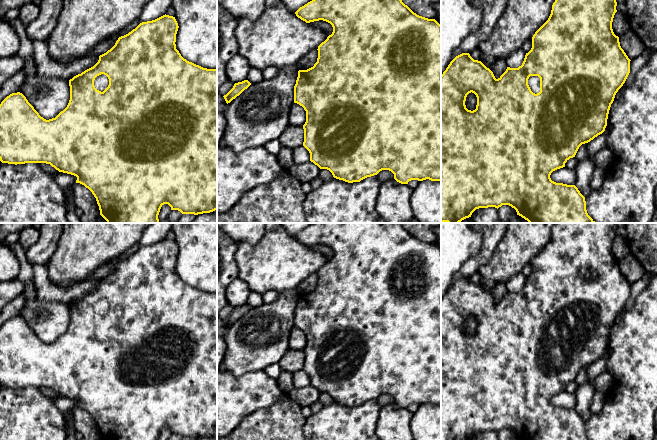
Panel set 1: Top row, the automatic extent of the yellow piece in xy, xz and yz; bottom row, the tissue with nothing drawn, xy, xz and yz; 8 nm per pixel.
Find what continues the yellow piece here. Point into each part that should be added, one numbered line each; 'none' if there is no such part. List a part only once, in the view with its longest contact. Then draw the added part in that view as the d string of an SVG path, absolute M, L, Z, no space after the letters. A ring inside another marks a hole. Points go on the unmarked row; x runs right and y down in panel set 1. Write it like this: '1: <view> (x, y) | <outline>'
1: yz (534, 305) | M530 300L528 309L533 317L537 318L540 316L540 302L538 300Z

